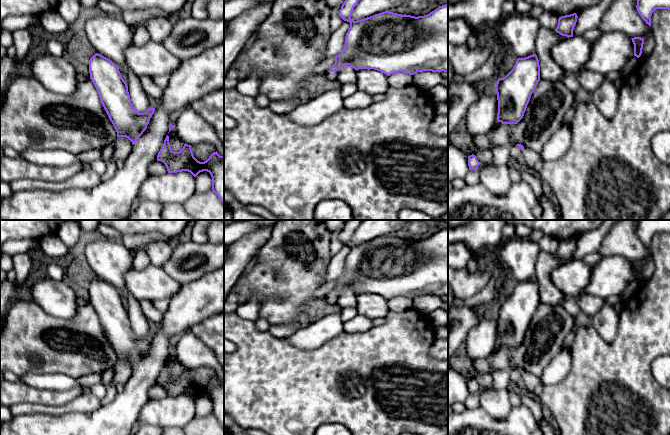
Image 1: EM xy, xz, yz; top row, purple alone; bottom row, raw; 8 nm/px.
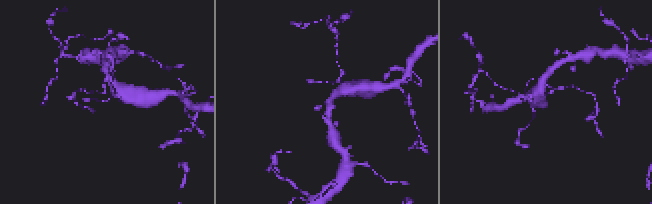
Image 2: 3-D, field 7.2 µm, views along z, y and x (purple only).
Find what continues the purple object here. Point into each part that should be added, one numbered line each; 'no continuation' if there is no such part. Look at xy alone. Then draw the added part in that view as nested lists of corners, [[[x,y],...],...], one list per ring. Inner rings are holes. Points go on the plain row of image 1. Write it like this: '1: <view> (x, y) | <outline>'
no continuation

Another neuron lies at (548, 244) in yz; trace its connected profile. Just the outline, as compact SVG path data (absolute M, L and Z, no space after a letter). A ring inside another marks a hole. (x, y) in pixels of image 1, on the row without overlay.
M543 235L537 243L541 251L555 254L558 249L559 241L551 236Z

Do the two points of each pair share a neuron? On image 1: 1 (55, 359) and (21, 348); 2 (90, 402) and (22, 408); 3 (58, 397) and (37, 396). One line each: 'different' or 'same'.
1: same
2: same
3: same

